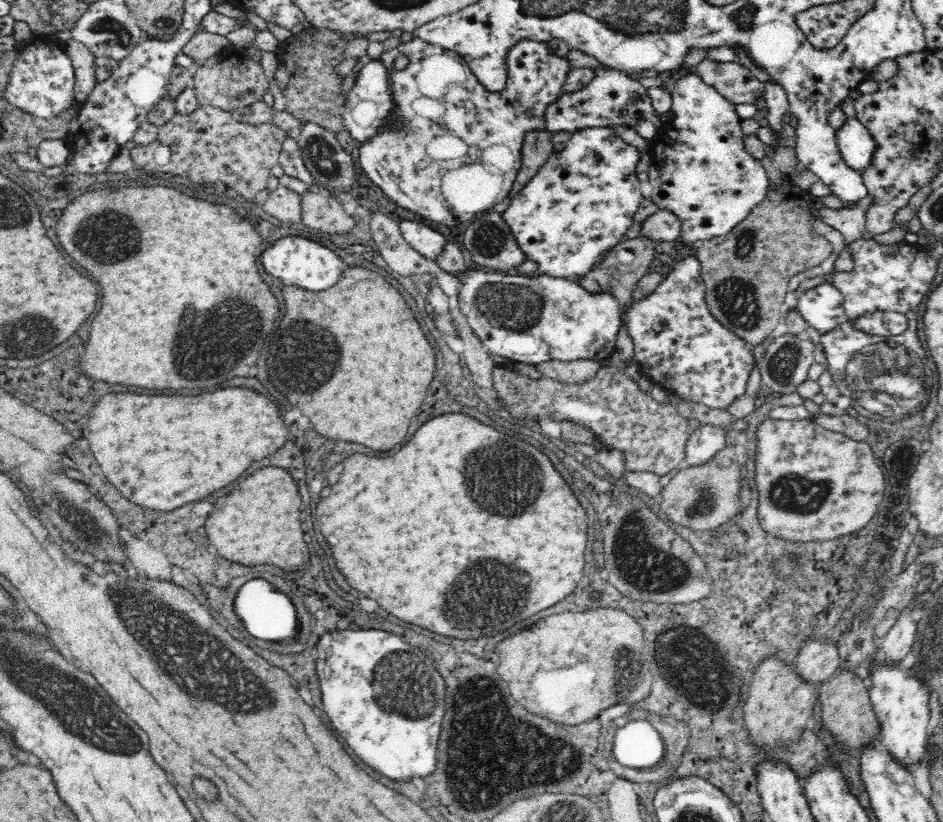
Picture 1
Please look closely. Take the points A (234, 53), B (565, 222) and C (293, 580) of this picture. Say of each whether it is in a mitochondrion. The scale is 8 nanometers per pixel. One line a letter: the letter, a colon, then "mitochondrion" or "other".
A: other
B: other
C: other

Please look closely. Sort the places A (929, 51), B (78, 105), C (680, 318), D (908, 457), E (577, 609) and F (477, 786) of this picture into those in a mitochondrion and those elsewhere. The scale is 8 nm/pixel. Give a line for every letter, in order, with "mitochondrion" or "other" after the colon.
A: other
B: other
C: other
D: other
E: other
F: mitochondrion

